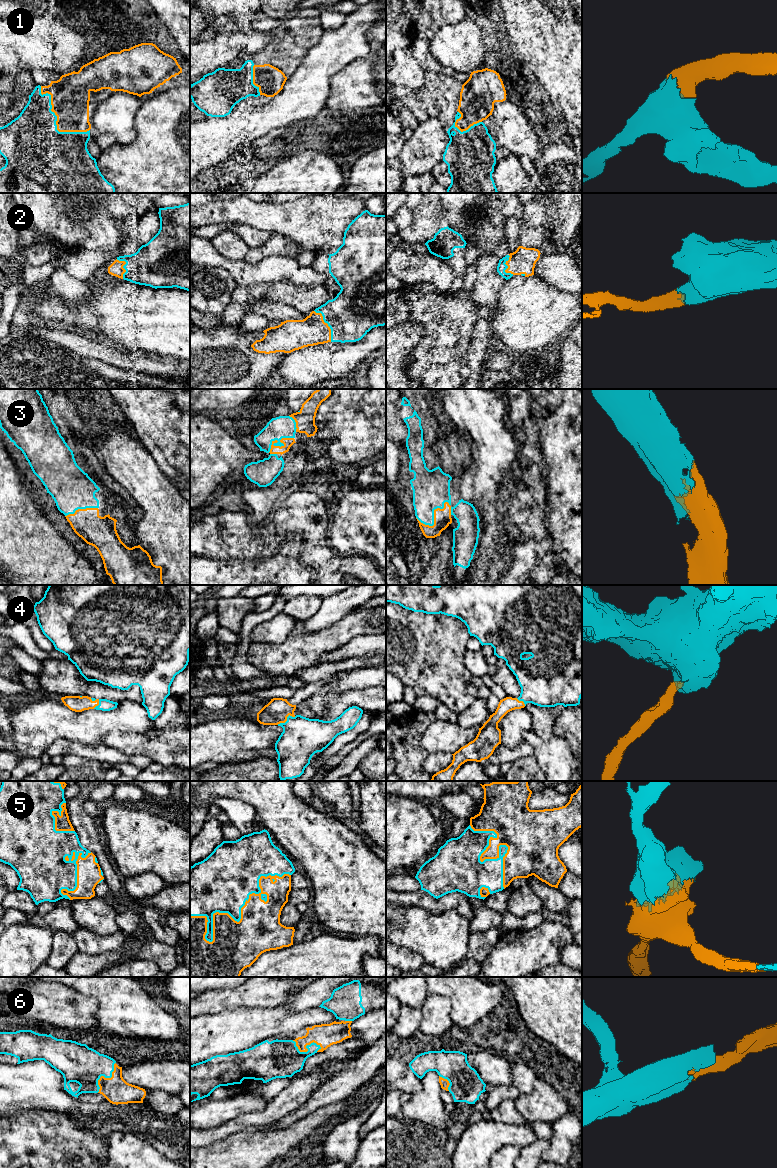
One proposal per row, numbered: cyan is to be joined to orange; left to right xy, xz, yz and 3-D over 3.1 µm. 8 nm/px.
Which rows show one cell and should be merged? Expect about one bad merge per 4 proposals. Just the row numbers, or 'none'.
1, 2, 3, 4, 5, 6

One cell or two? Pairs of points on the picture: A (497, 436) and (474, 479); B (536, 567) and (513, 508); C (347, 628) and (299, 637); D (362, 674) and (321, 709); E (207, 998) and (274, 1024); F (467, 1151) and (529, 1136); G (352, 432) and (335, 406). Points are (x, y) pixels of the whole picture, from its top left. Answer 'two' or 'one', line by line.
A: one
B: one
C: one
D: one
E: two
F: one
G: one

